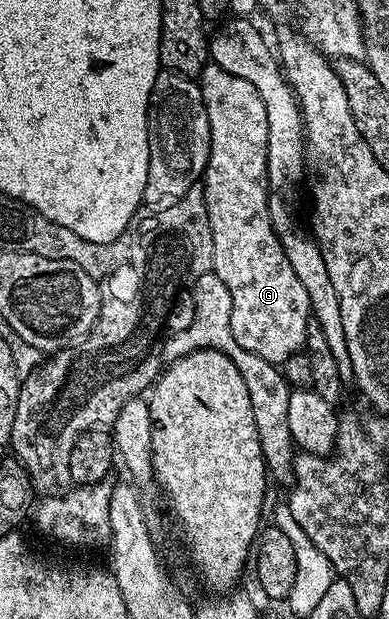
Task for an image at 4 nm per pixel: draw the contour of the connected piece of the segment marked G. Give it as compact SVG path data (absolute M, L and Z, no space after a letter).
M208 64L202 70L200 85L210 129L210 155L200 185L202 198L208 208L208 224L212 228L212 272L224 280L228 293L232 295L232 336L236 336L236 344L240 344L240 348L248 348L248 352L260 356L266 362L281 364L305 347L312 317L308 294L293 272L269 216L271 190L266 172L268 117L264 100L247 80L213 64Z

